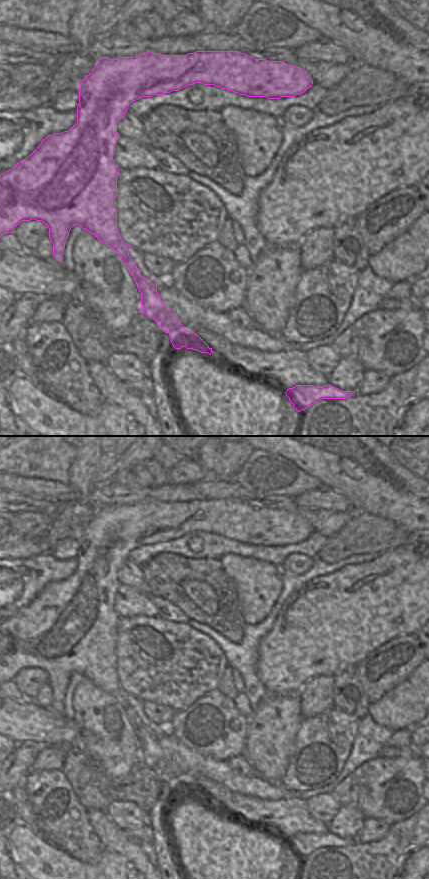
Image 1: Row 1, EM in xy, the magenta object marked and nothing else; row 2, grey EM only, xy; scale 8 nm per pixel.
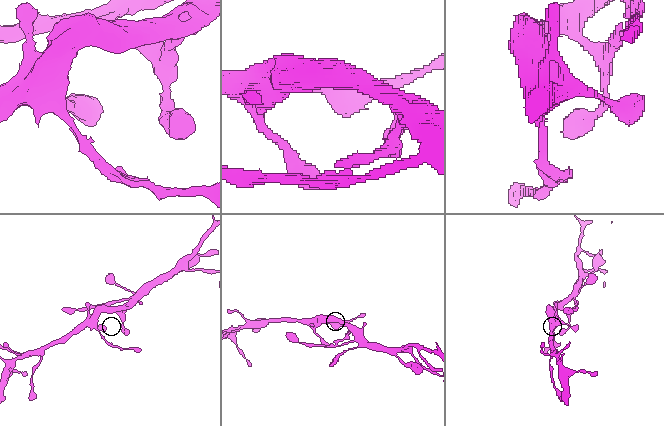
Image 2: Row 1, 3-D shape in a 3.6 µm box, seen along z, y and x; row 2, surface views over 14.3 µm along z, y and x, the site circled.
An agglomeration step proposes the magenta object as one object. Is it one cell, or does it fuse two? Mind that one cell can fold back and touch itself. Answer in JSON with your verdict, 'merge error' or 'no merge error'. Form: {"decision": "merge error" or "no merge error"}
{"decision": "merge error"}

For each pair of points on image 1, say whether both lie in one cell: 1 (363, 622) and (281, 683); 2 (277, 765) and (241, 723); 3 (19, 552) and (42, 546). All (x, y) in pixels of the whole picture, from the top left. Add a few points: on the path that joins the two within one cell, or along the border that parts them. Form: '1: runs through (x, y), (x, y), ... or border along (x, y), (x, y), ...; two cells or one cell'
1: runs through (342, 632), (299, 671); one cell
2: border along (249, 717), (245, 749), (242, 752); two cells
3: runs through (25, 548), (36, 546); one cell

